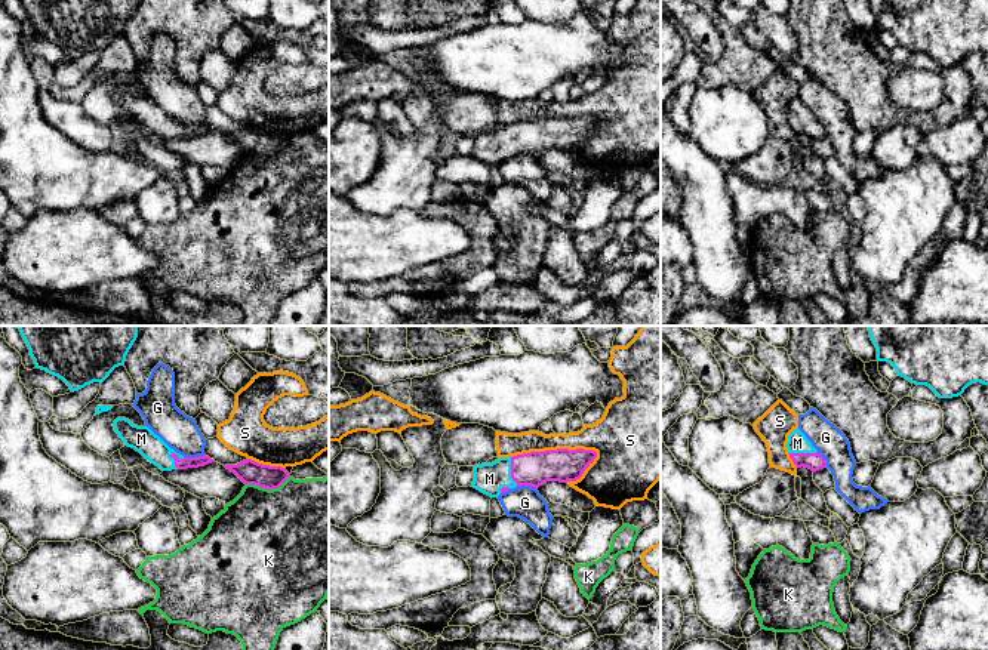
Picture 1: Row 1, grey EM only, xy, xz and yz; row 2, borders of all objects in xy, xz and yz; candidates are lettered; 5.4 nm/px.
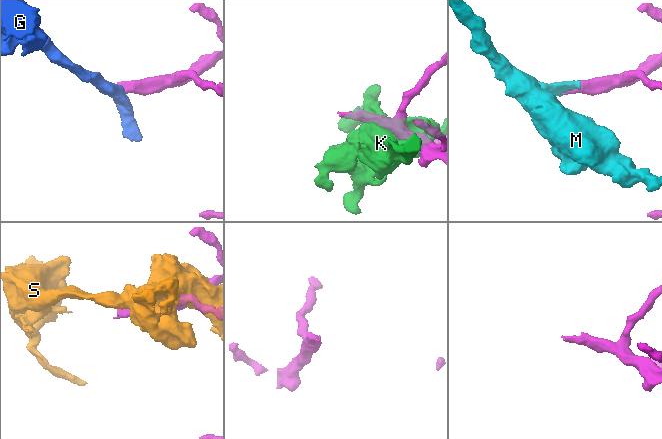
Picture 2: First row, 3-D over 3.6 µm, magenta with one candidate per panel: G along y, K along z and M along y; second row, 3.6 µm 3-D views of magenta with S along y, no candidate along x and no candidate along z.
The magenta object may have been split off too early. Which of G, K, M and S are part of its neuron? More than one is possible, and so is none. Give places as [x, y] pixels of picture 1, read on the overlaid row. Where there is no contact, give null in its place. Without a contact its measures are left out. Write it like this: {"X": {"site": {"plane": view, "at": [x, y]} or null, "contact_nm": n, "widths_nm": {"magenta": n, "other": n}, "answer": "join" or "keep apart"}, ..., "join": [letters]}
{"G": {"site": {"plane": "xy", "at": [193, 458]}, "contact_nm": 110, "widths_nm": {"magenta": 60, "other": 190}, "answer": "keep apart"}, "K": {"site": {"plane": "xy", "at": [267, 487]}, "contact_nm": 240, "widths_nm": {"magenta": 130, "other": 480}, "answer": "keep apart"}, "M": {"site": {"plane": "xy", "at": [175, 461]}, "contact_nm": 100, "widths_nm": {"magenta": 60, "other": 140}, "answer": "join"}, "S": {"site": {"plane": "xz", "at": [554, 450]}, "contact_nm": 460, "widths_nm": {"magenta": 190, "other": 150}, "answer": "keep apart"}, "join": ["M"]}

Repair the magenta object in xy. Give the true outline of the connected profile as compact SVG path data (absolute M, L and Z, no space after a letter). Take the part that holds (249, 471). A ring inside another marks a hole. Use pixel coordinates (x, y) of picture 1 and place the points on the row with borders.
M252 459L243 460L237 465L225 465L244 484L255 484L268 490L278 489L290 474L281 466L270 466L258 463Z

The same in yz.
M798 428L788 435L787 449L797 468L804 466L816 472L827 466L827 460Z

